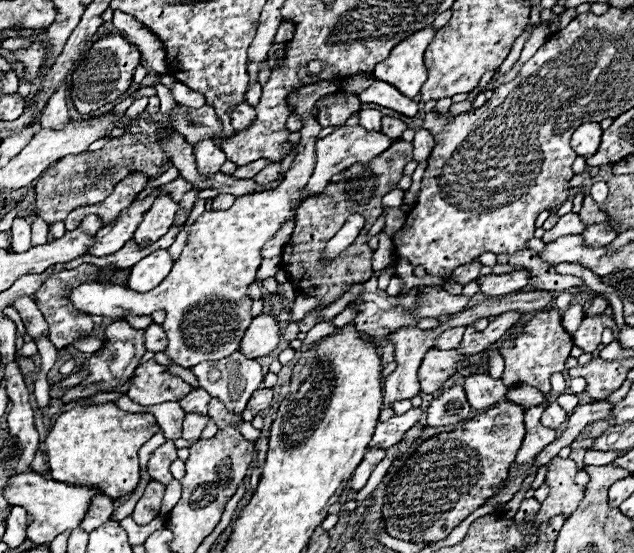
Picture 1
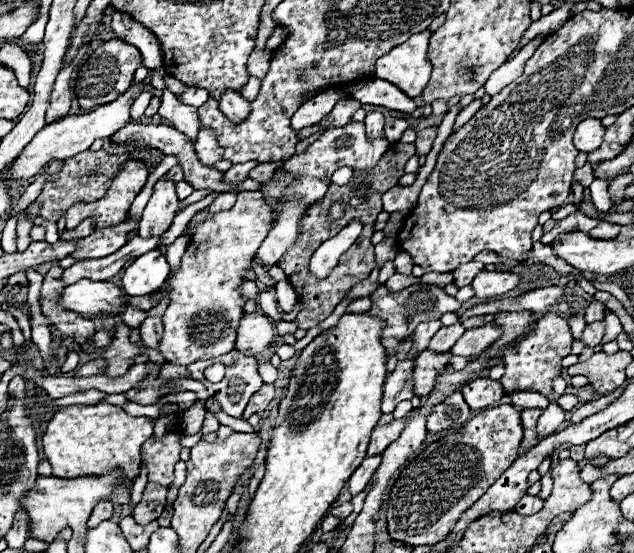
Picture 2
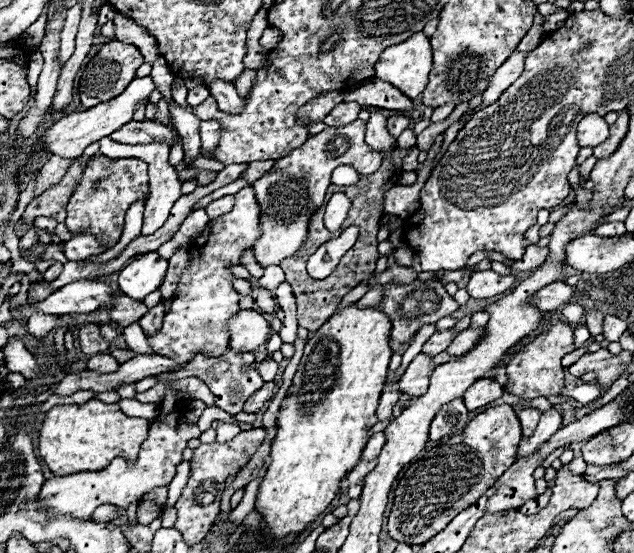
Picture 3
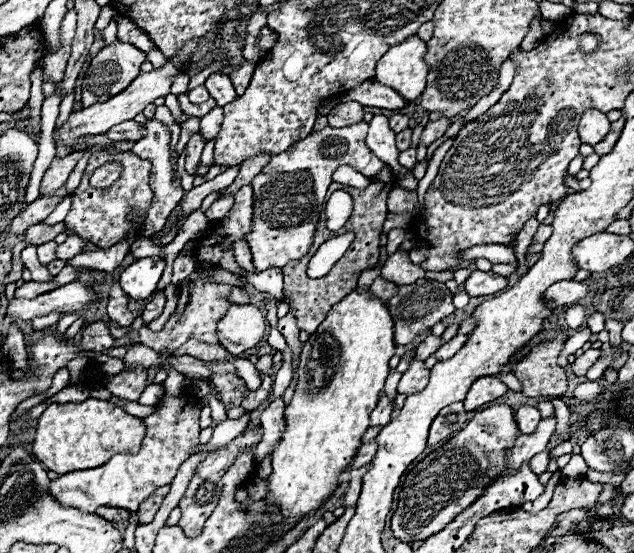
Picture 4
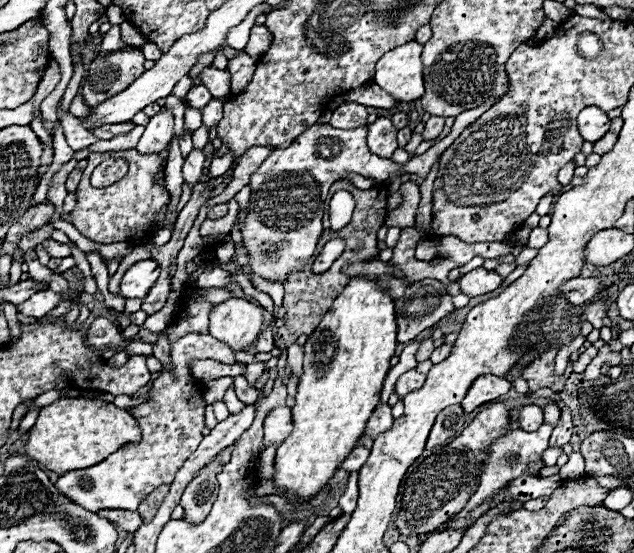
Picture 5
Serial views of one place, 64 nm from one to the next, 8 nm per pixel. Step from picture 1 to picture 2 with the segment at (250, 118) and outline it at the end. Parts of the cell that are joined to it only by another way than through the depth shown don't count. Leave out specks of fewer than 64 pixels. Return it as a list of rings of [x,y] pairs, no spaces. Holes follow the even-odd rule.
[[[224,92],[220,98],[220,110],[234,122],[240,124],[242,120],[246,120],[246,116],[250,114],[250,102],[246,98],[242,98],[238,92]]]

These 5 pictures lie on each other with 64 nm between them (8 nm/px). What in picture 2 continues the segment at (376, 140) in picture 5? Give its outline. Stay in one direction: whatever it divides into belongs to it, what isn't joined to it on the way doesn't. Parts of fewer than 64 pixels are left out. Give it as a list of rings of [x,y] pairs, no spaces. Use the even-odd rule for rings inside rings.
[[[366,112],[364,126],[366,126],[366,134],[368,134],[370,138],[382,136],[382,128],[384,128],[384,116],[382,116],[380,112]]]

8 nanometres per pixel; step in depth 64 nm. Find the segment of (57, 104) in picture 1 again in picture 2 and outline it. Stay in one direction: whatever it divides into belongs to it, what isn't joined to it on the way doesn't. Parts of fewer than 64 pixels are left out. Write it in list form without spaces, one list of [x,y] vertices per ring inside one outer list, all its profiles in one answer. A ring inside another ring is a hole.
[[[88,44],[82,46],[78,56],[74,58],[74,62],[70,66],[62,68],[62,72],[58,74],[58,78],[54,82],[54,90],[50,94],[50,104],[48,104],[48,110],[46,110],[46,124],[58,122],[68,114],[68,110],[70,110],[70,78],[72,78],[72,72],[78,68],[86,50],[88,50]]]

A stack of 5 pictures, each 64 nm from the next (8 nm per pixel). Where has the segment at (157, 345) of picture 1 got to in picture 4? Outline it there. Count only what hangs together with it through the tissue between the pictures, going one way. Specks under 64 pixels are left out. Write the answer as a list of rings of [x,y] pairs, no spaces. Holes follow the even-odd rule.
[[[158,292],[154,296],[152,302],[146,304],[146,310],[142,312],[142,320],[144,320],[144,326],[148,326],[152,320],[156,320],[164,310],[164,292]]]

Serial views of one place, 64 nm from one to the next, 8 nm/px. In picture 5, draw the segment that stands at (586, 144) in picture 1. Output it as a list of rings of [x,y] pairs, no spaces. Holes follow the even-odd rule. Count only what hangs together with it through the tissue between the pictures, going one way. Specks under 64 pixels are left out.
[[[596,106],[584,108],[578,114],[578,130],[586,142],[596,142],[610,130],[610,118]]]

